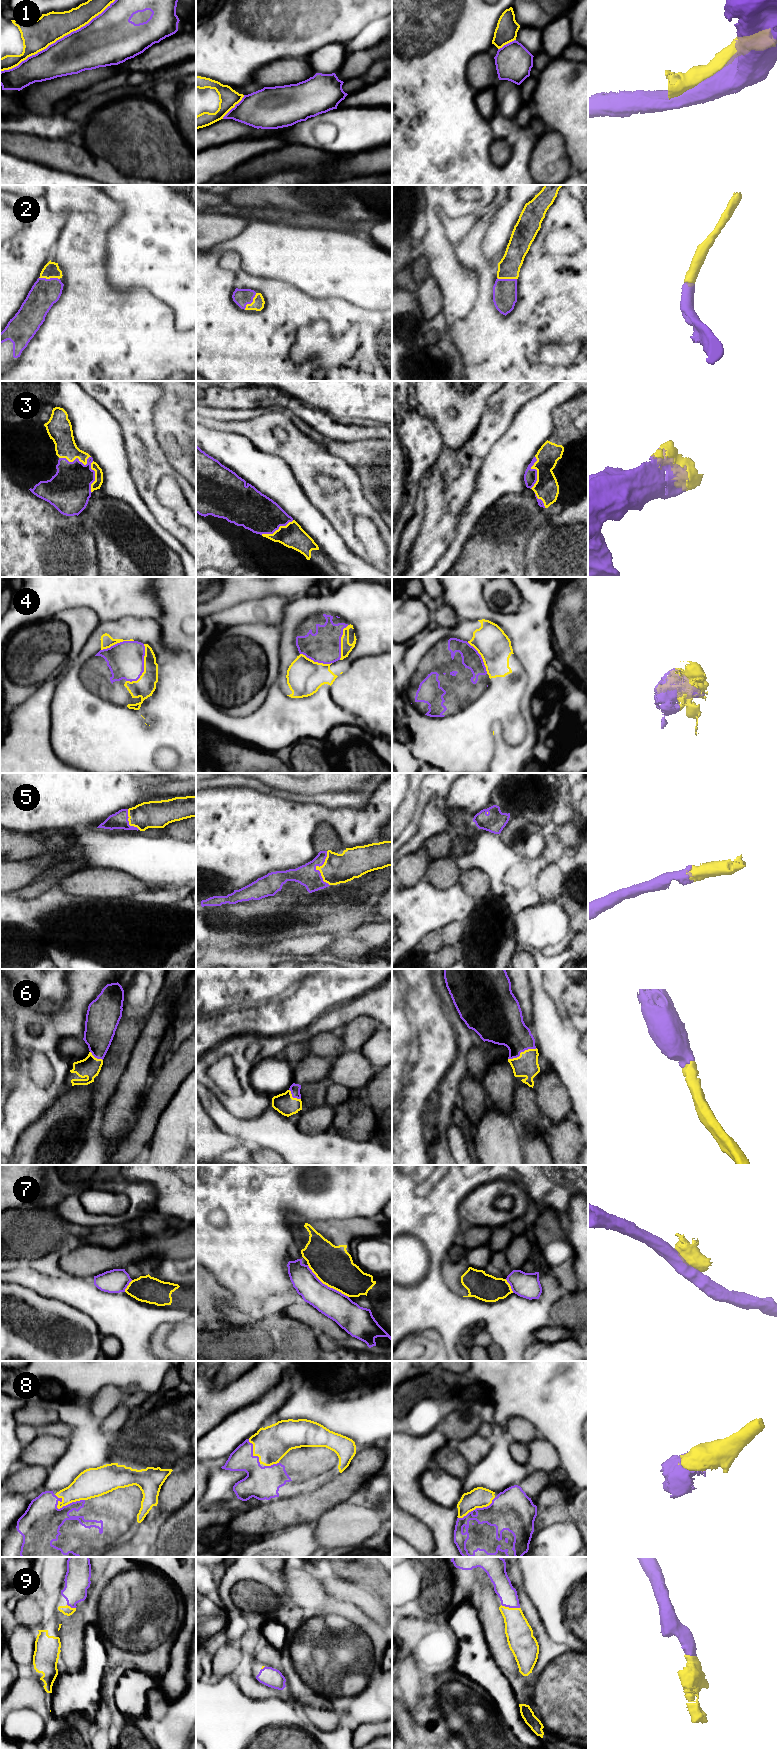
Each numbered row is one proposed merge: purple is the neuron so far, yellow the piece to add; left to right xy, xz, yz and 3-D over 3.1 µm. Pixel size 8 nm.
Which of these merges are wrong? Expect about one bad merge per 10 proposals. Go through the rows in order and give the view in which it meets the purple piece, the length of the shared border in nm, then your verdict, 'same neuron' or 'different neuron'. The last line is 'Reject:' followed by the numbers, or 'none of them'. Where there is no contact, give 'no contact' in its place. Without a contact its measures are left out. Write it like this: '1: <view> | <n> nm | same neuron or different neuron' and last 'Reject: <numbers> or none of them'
1: xy | 1100 nm | different neuron
2: xy | 170 nm | same neuron
3: xy | 260 nm | same neuron
4: xy | 340 nm | same neuron
5: xz | 280 nm | same neuron
6: yz | 240 nm | same neuron
7: xz | 420 nm | different neuron
8: xy | 240 nm | same neuron
9: yz | 160 nm | same neuron
Reject: 1, 7

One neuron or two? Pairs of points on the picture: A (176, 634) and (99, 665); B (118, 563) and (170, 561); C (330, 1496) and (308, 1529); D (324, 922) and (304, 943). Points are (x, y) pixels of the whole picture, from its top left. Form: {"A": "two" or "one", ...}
{"A": "two", "B": "one", "C": "two", "D": "two"}

